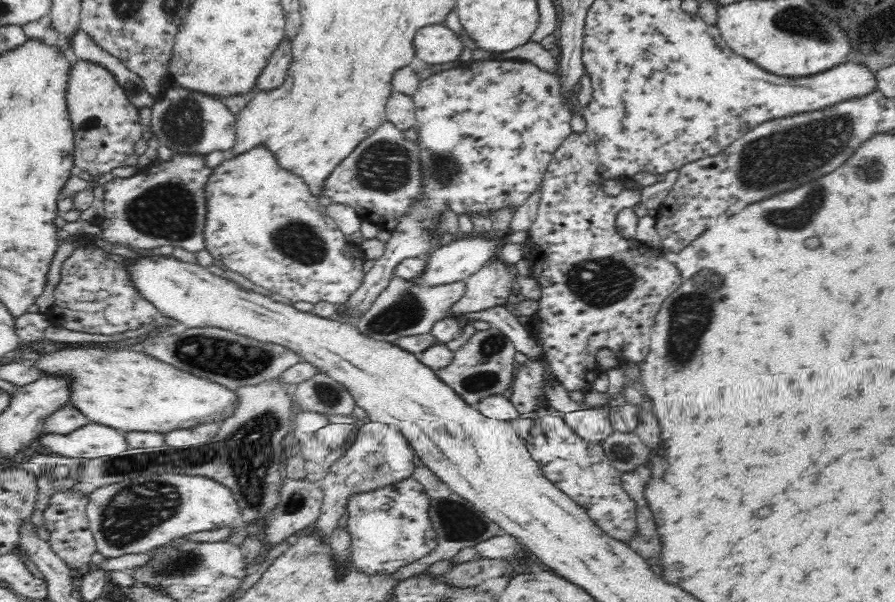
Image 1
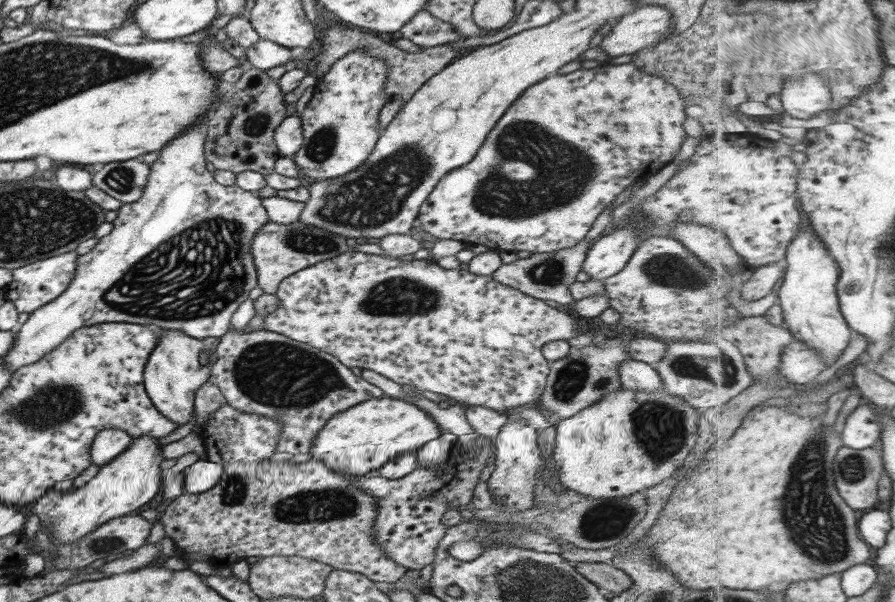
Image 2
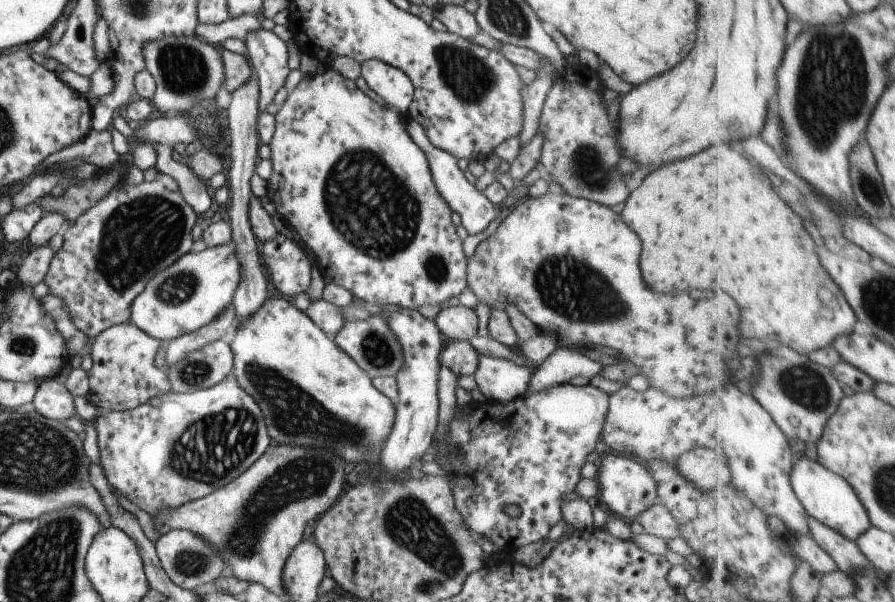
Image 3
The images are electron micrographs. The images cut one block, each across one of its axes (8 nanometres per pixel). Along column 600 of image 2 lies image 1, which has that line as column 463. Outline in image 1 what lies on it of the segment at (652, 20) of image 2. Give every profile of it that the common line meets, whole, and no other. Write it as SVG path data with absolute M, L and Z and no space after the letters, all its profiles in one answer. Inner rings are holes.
M443 23L418 30L413 45L415 56L432 66L458 60L465 47L456 32Z

